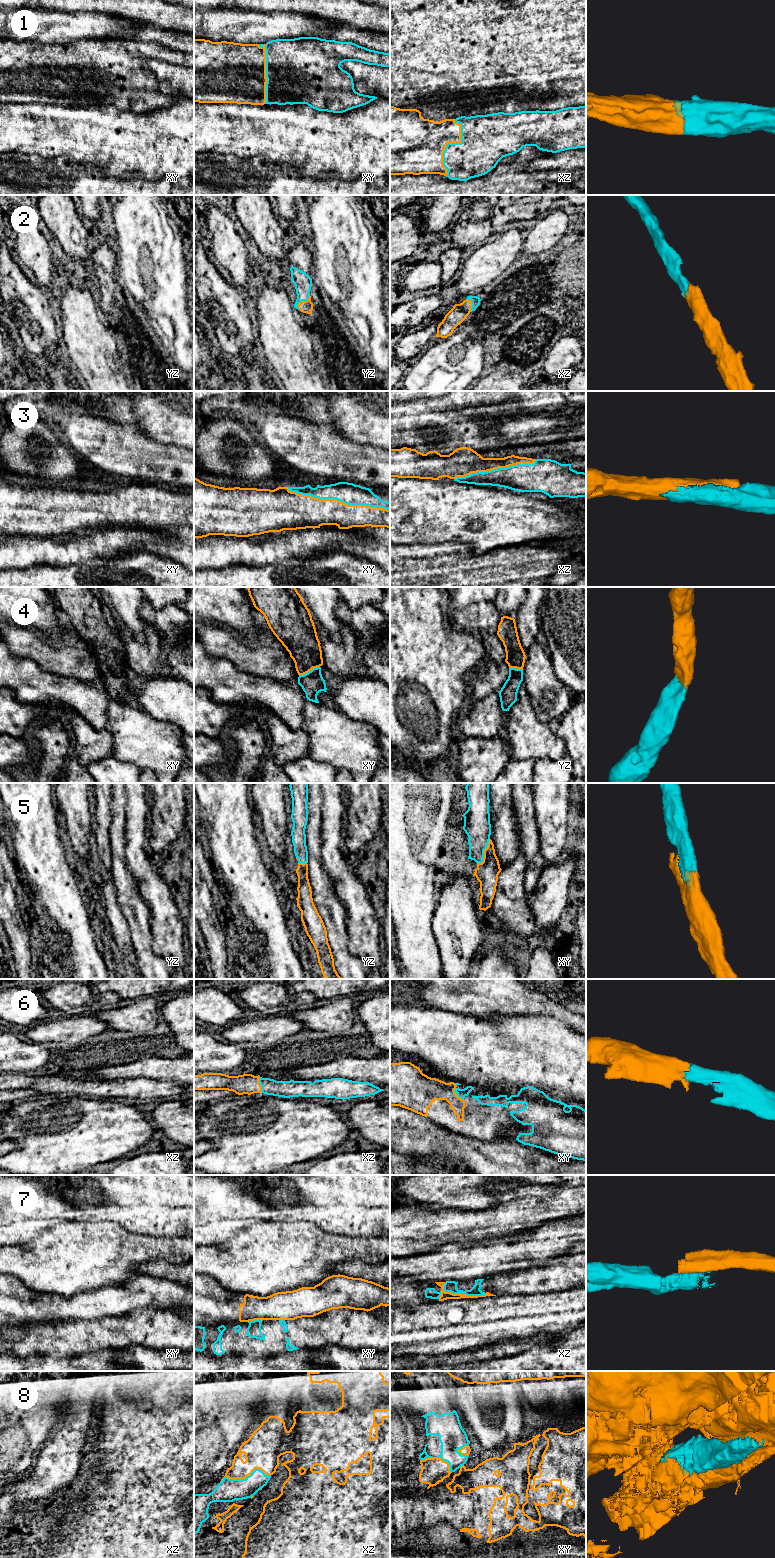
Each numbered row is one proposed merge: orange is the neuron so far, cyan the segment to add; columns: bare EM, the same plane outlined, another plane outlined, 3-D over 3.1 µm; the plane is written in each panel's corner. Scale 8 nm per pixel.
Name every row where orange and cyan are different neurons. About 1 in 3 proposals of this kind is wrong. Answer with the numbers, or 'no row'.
7, 8

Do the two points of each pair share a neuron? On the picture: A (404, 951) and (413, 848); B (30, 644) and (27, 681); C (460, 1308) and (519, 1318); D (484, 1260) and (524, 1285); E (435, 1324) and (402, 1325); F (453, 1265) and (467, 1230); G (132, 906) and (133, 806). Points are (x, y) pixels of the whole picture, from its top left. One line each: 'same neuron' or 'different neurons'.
A: same neuron
B: different neurons
C: same neuron
D: different neurons
E: same neuron
F: different neurons
G: different neurons

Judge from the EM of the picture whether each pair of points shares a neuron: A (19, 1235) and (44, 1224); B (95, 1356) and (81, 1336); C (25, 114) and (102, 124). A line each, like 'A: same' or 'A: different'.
A: same
B: same
C: same

